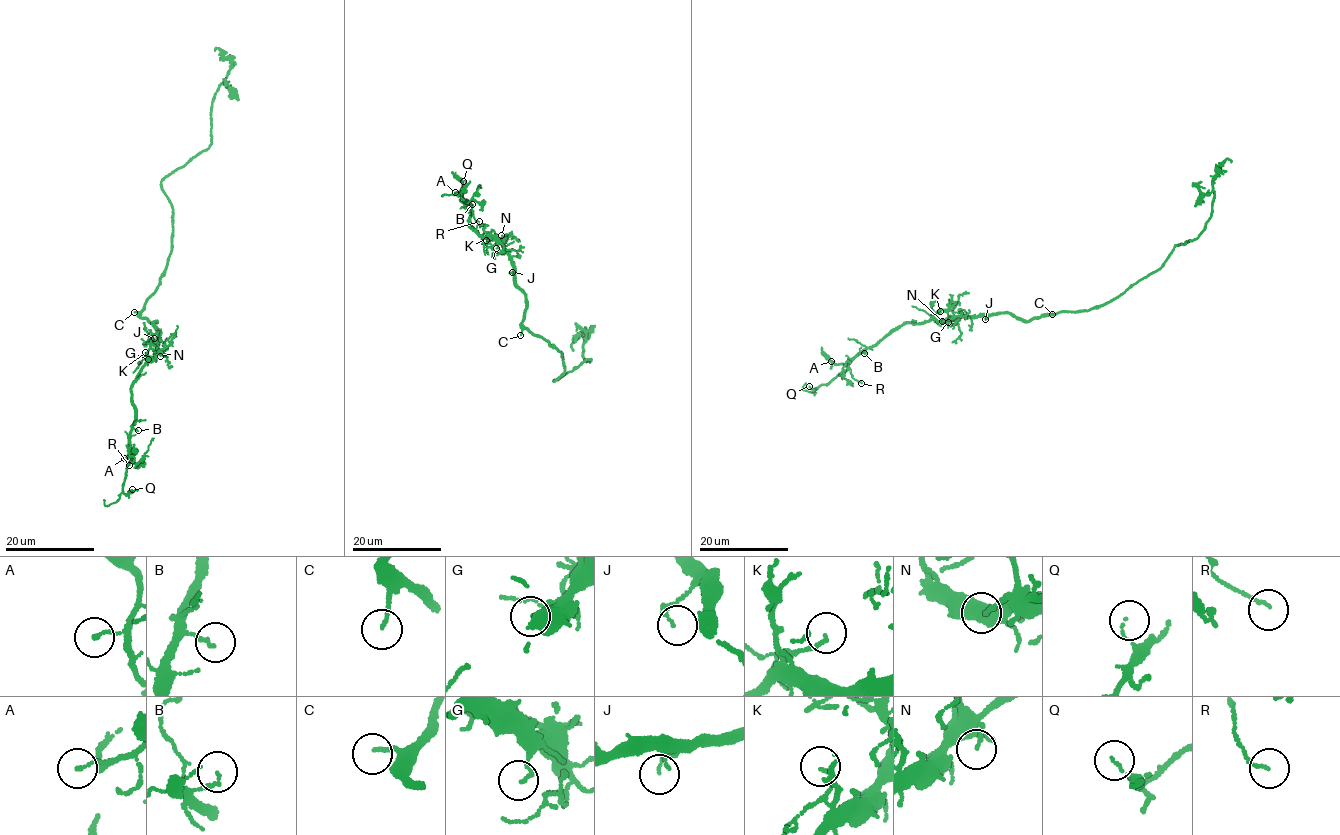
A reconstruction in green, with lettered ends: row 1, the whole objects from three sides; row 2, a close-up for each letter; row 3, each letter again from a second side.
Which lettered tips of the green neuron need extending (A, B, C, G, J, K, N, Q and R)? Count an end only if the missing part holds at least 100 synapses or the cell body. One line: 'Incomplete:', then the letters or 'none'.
Incomplete: C

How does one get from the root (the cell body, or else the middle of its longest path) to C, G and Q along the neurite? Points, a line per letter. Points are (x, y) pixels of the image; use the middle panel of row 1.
C: (532, 332), (522, 328), (520, 335)
G: (532, 332), (521, 323), (526, 301), (516, 283), (514, 262), (503, 245), (498, 243), (496, 248)
Q: (532, 332), (521, 323), (526, 301), (508, 251), (469, 225), (472, 212), (460, 194), (463, 181)

